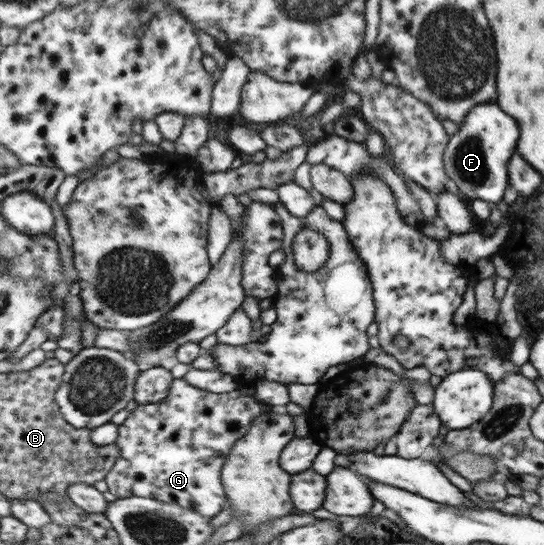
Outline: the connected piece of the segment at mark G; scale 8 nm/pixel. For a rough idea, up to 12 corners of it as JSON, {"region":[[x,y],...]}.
{"region":[[183,377],[121,425],[118,499],[214,518],[263,409]]}

